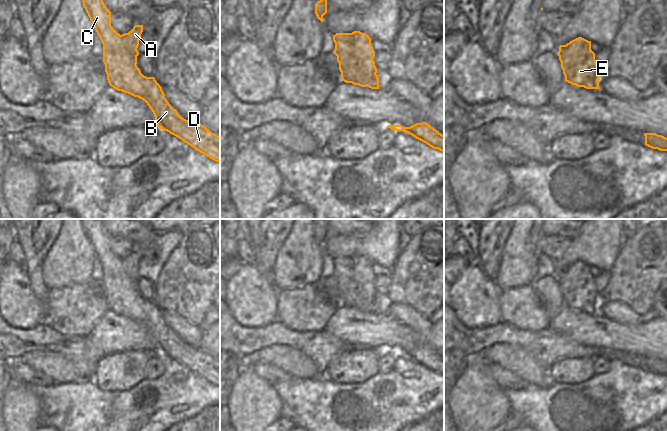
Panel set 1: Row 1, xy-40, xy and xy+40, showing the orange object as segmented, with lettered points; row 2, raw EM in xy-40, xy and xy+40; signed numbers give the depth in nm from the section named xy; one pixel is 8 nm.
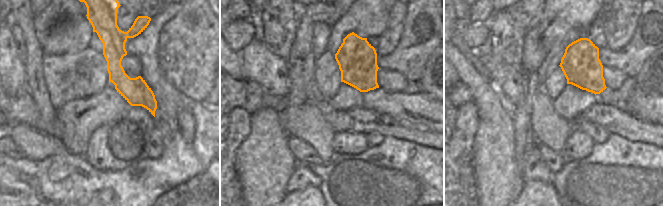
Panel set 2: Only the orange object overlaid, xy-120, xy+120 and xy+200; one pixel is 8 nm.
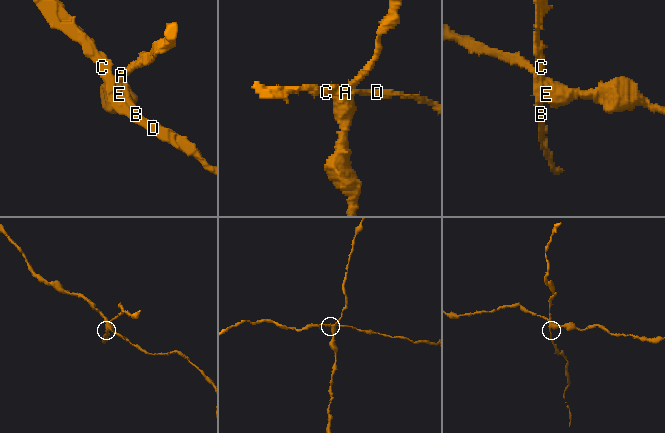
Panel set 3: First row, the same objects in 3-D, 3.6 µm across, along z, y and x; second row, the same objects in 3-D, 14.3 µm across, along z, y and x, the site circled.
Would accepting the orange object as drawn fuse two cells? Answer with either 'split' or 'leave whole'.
split

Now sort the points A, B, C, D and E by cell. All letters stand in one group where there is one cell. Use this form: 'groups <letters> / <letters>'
groups A E / B C D

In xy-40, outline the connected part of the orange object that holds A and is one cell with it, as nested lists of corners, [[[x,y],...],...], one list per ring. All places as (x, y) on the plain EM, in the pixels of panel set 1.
[[[135,249],[128,257],[122,258],[123,266],[127,273],[129,274],[131,280],[137,288],[137,280],[139,276],[137,274],[139,270],[139,264],[143,256],[143,249]]]

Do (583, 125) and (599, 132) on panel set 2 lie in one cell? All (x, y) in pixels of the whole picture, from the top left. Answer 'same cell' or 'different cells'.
same cell

